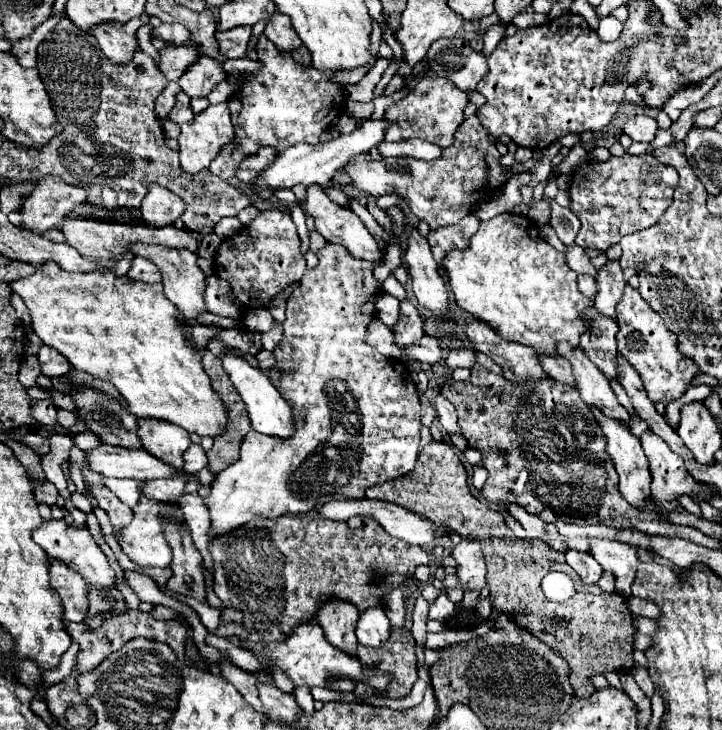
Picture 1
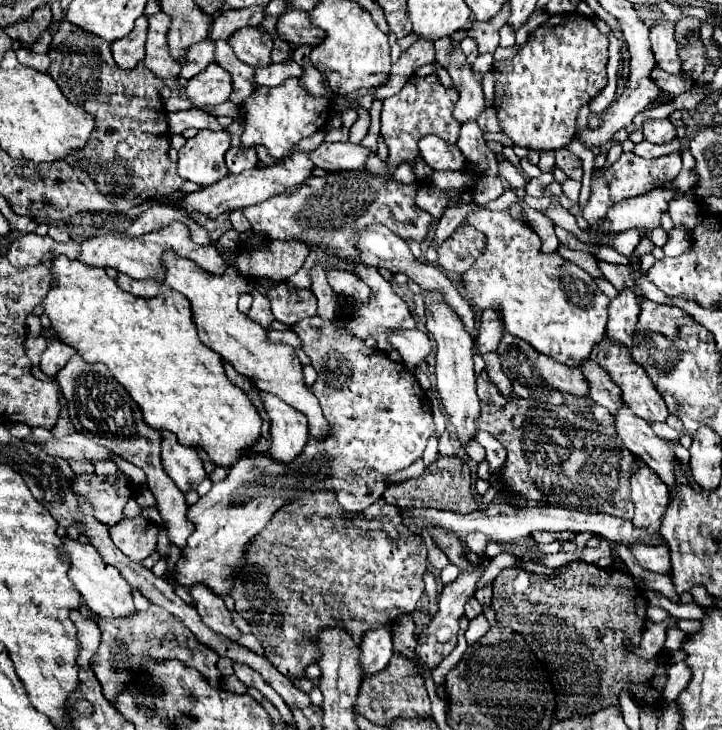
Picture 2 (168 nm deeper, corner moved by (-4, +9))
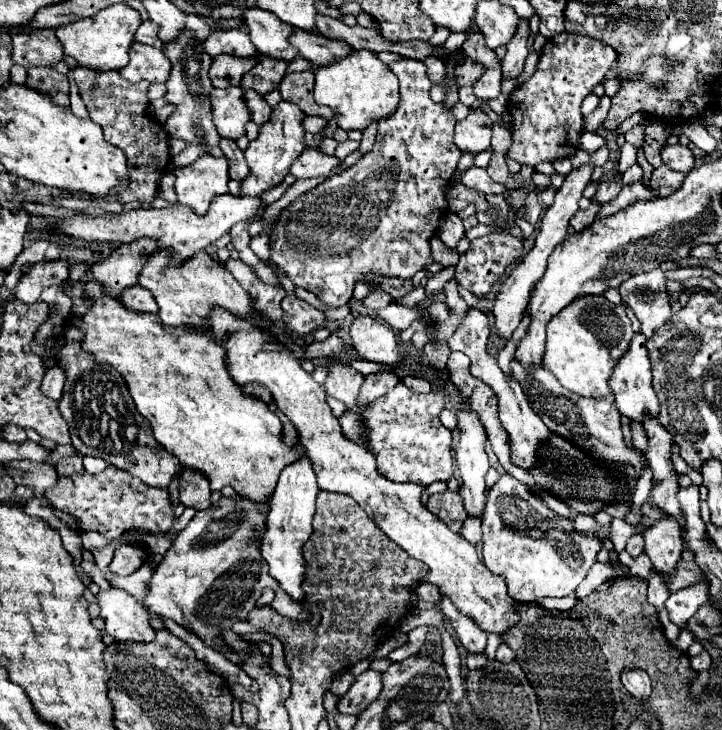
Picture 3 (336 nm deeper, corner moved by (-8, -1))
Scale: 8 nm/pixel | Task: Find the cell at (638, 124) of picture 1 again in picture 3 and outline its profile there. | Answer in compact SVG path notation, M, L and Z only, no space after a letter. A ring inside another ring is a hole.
M664 144L662 148L662 160L668 168L688 174L694 168L694 154L688 146L682 144Z

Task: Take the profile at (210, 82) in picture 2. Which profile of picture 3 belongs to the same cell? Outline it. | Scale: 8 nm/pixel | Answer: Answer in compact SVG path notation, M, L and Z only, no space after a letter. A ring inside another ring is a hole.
M240 86L232 88L214 88L210 92L212 102L212 120L220 136L240 138L244 136L244 124L250 120L244 100L240 100Z

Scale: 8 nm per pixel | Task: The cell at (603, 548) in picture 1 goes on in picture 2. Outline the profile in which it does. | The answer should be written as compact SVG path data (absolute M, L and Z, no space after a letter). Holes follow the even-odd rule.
M632 544L630 550L632 550L632 554L638 558L638 562L640 562L646 570L658 572L658 574L670 574L670 572L672 572L668 546L644 546L644 544Z

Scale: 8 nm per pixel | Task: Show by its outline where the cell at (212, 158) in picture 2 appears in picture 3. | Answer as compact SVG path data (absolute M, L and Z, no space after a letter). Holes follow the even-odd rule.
M202 154L194 164L186 168L169 169L176 175L178 202L194 208L196 214L204 214L214 196L228 192L228 160L226 156L214 158L212 154Z

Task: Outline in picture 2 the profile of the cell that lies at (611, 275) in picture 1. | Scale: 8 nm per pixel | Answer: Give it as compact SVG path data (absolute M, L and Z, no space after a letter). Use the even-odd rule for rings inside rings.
M624 290L610 302L610 318L608 318L608 328L606 334L610 336L612 342L632 350L632 336L636 328L636 318L640 314L640 306L632 290Z

